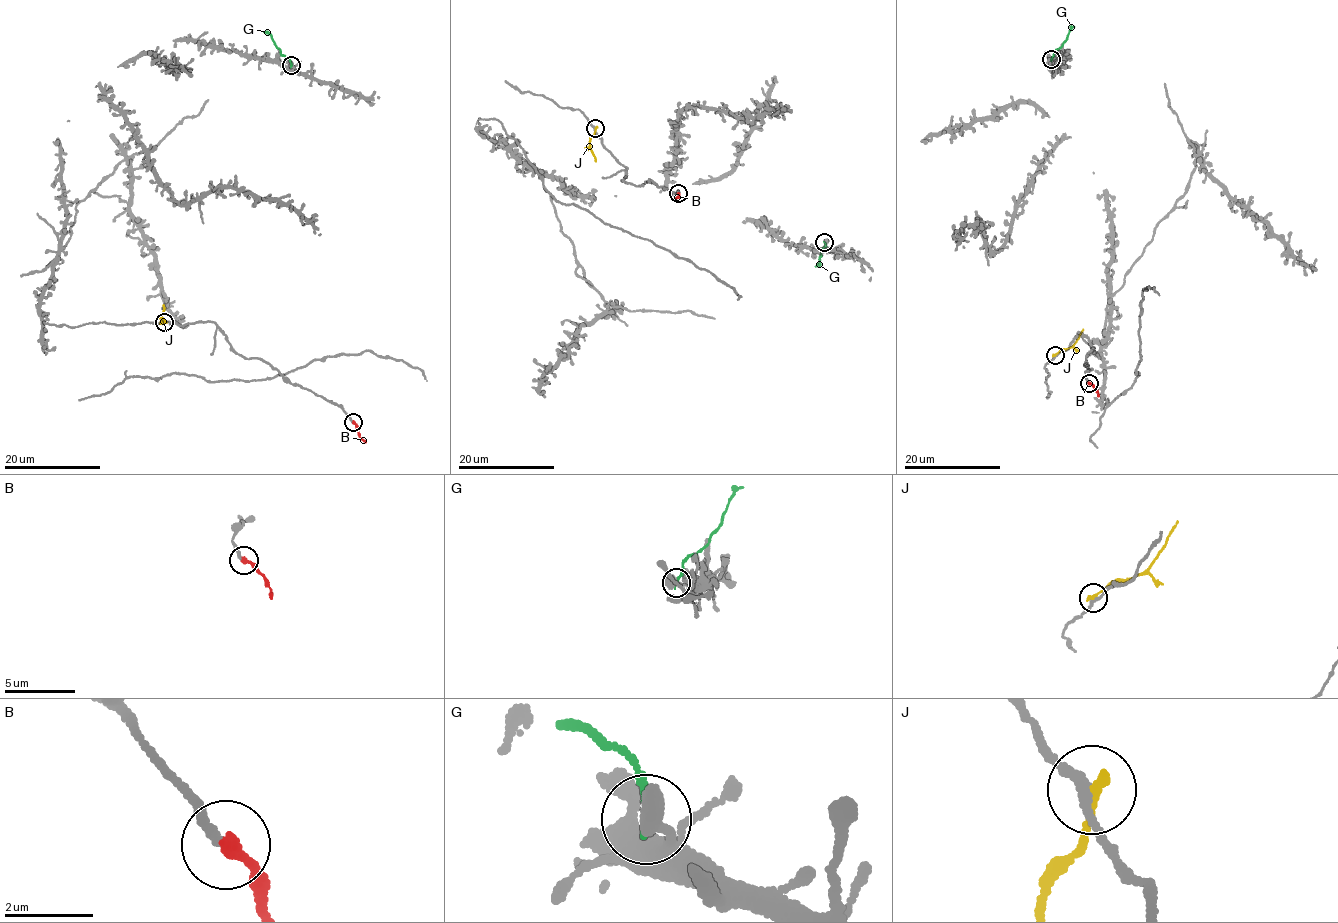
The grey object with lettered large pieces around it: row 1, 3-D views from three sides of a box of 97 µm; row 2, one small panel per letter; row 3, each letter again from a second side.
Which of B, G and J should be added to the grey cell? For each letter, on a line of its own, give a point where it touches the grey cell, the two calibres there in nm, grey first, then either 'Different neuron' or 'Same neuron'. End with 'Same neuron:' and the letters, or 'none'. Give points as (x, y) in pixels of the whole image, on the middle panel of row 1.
B: Touches grey at (678, 193). Thickness 200 nm (grey) against 280 nm. Same neuron
G: Touches grey at (824, 242). Thickness 550 nm (grey) against 200 nm. Different neuron
J: Touches grey at (595, 128). Thickness 200 nm (grey) against 220 nm. Different neuron
Same neuron: B

